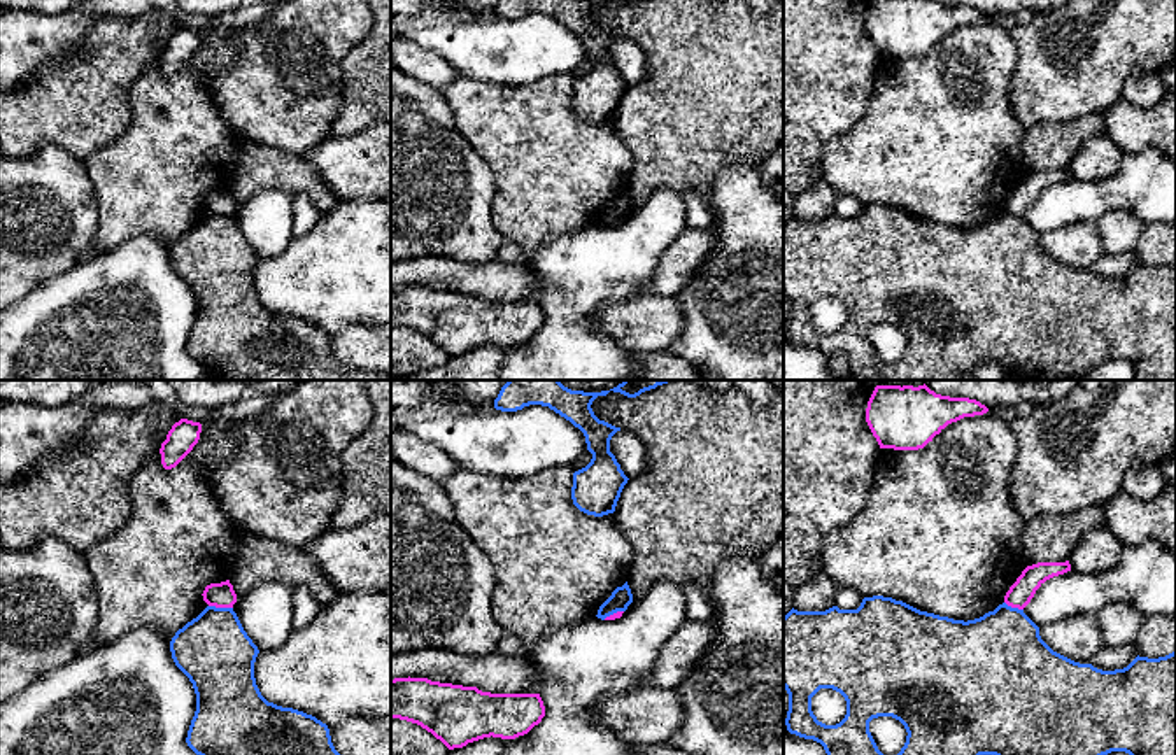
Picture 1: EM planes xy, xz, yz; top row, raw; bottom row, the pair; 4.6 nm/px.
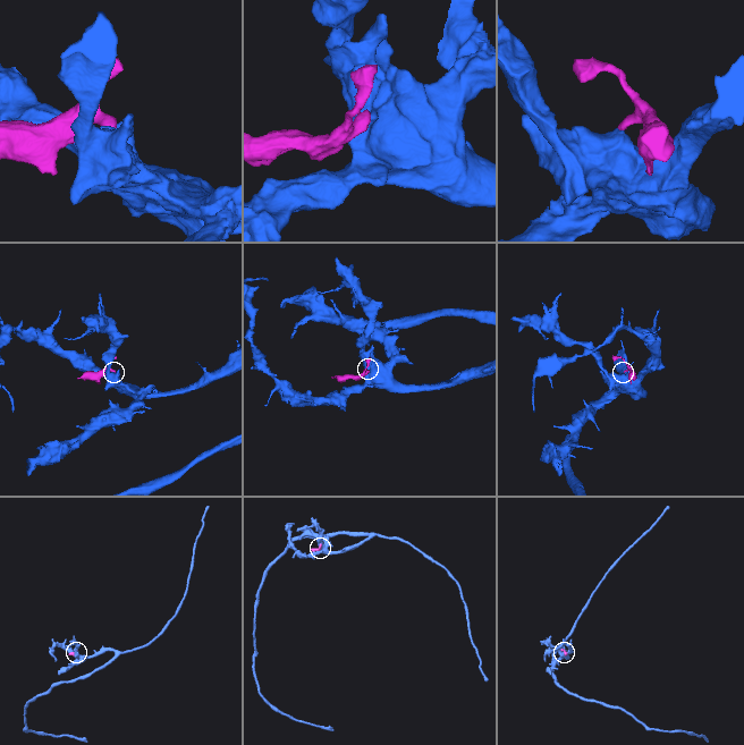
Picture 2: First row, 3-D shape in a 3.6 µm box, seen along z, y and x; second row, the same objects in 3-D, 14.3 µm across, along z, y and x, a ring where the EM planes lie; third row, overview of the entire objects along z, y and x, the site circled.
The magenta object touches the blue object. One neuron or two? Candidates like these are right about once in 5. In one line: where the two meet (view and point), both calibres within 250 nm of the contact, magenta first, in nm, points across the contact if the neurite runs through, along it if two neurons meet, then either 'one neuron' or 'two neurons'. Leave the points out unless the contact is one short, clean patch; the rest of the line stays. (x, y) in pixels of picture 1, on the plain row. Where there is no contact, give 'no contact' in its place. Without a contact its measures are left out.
xy (221, 214) | 110/340 nm | along xy (209, 212), (232, 216) | two neurons

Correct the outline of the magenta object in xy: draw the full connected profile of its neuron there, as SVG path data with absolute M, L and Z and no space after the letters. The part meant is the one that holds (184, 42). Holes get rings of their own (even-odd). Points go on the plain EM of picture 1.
M181 26L179 30L175 30L159 56L163 75L175 75L198 51L200 40L200 30L193 30L188 26Z

